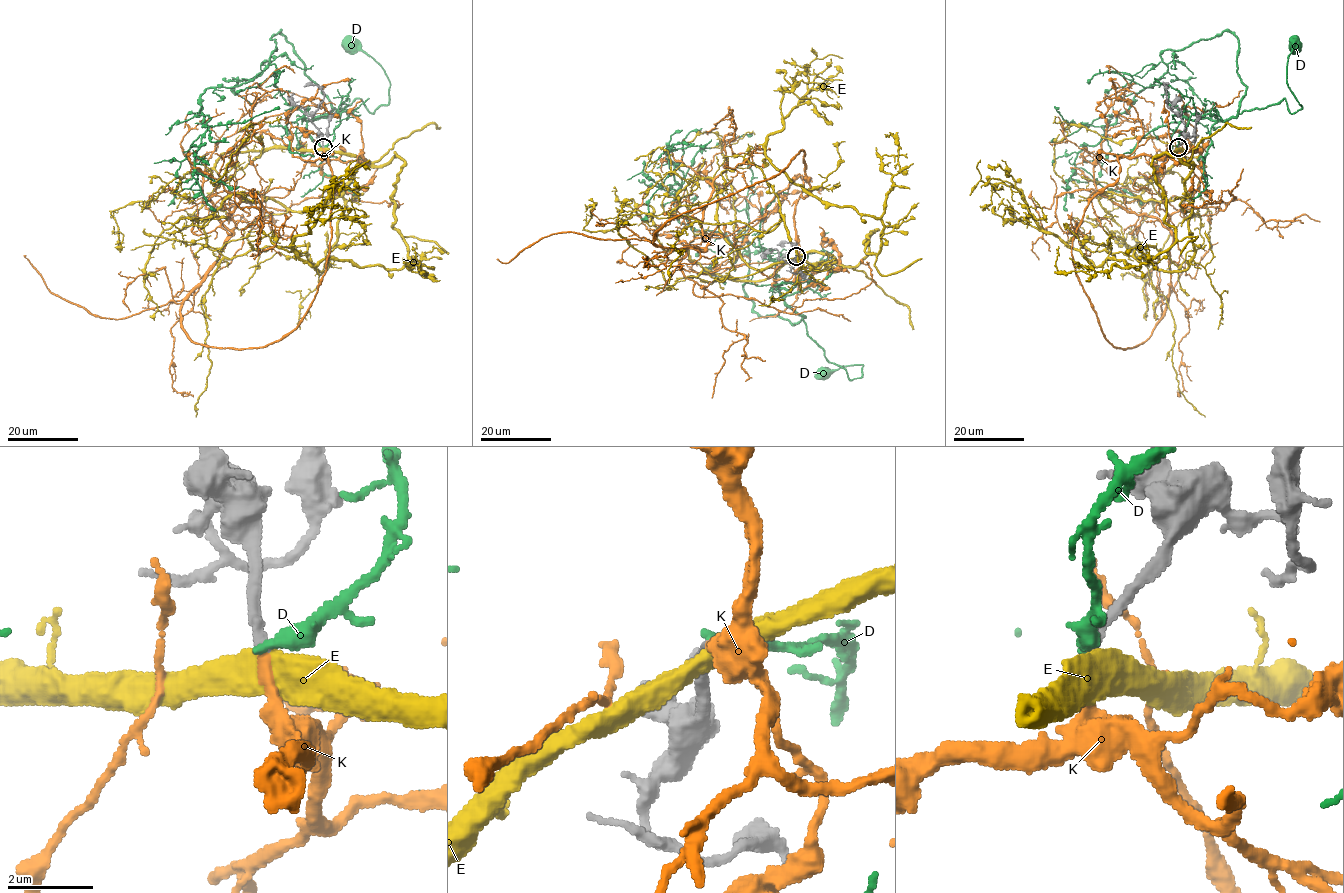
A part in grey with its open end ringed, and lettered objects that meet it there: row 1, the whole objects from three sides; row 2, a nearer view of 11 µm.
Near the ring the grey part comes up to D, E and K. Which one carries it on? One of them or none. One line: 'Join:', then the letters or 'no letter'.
Join: K

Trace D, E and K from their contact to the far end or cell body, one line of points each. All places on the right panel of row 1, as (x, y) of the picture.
D: (1178, 146), (1191, 116), (1224, 120), (1284, 99), (1291, 113), (1301, 109), (1286, 79), (1289, 55), (1299, 45)
E: (1178, 147), (1188, 167), (1152, 162), (1175, 241), (1137, 269), (1046, 233), (980, 160)
K: (1178, 147), (1118, 157), (1072, 241), (1115, 347), (1163, 314), (1159, 170), (1196, 138), (1182, 106), (1243, 90)

